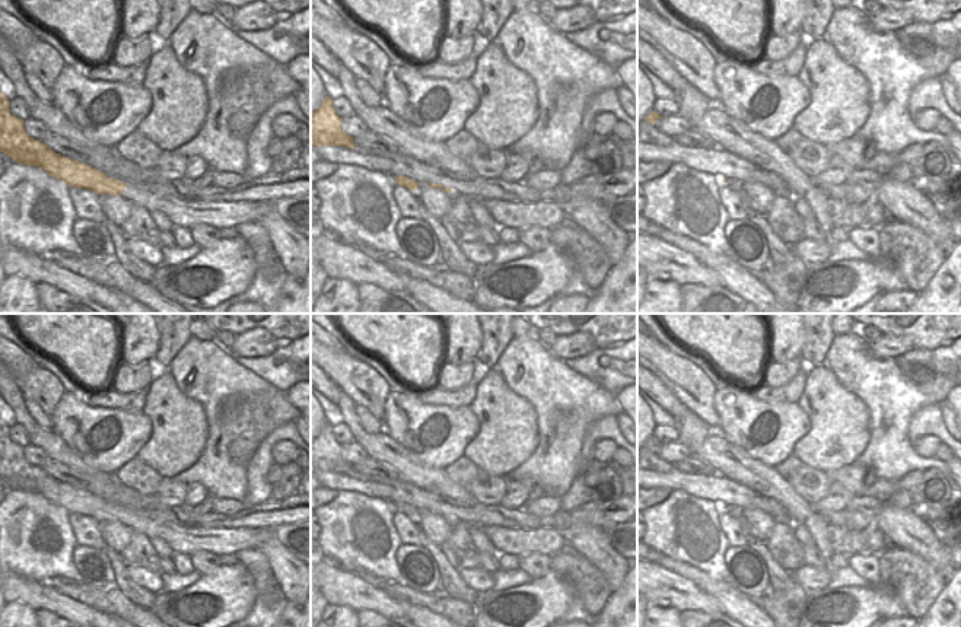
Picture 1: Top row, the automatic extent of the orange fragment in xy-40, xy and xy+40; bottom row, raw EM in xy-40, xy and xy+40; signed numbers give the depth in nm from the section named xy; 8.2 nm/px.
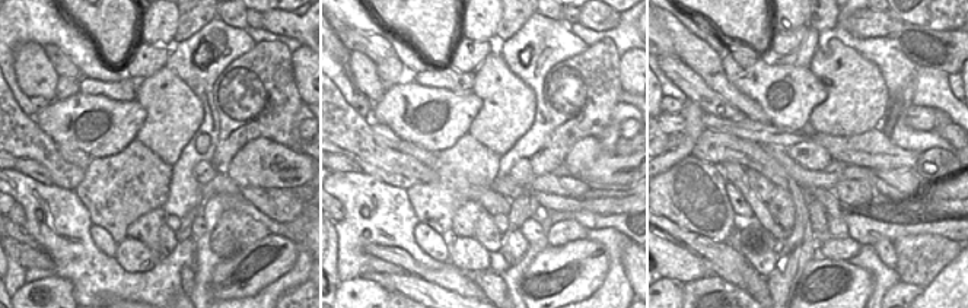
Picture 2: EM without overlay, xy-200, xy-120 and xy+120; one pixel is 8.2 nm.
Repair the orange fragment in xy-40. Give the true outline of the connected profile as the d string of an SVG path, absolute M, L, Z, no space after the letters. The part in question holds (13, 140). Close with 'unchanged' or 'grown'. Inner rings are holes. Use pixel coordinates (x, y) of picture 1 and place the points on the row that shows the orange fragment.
M1 92L0 152L16 163L38 166L48 175L64 181L69 188L86 188L98 195L121 195L149 211L162 211L174 227L191 229L201 223L217 229L235 227L241 223L257 222L274 210L292 229L306 239L311 238L311 192L270 201L184 201L172 195L147 192L133 184L108 178L86 163L64 157L29 137L23 128L23 120L10 112L9 99Z; grown

